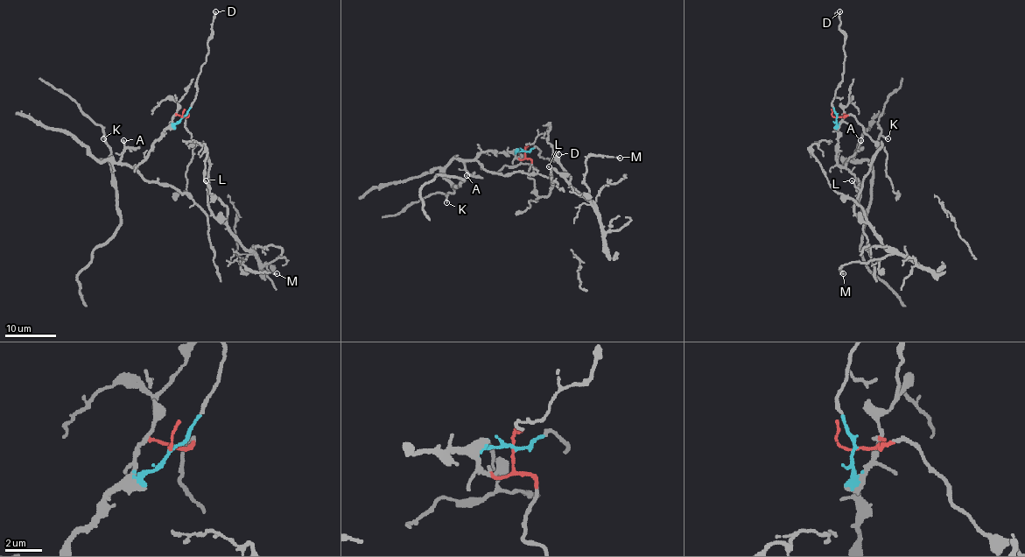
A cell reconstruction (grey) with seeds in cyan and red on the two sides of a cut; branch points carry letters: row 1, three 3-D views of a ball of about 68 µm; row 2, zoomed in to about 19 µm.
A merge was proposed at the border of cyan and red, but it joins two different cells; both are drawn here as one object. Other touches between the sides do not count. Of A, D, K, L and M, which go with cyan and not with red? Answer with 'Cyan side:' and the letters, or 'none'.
Cyan side: A, D, K

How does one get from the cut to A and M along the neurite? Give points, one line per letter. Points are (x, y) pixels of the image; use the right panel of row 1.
A: (838, 116), (836, 162), (838, 165), (844, 165), (860, 140)
M: (838, 116), (852, 114), (881, 144), (854, 212), (890, 253), (845, 264), (842, 274)

